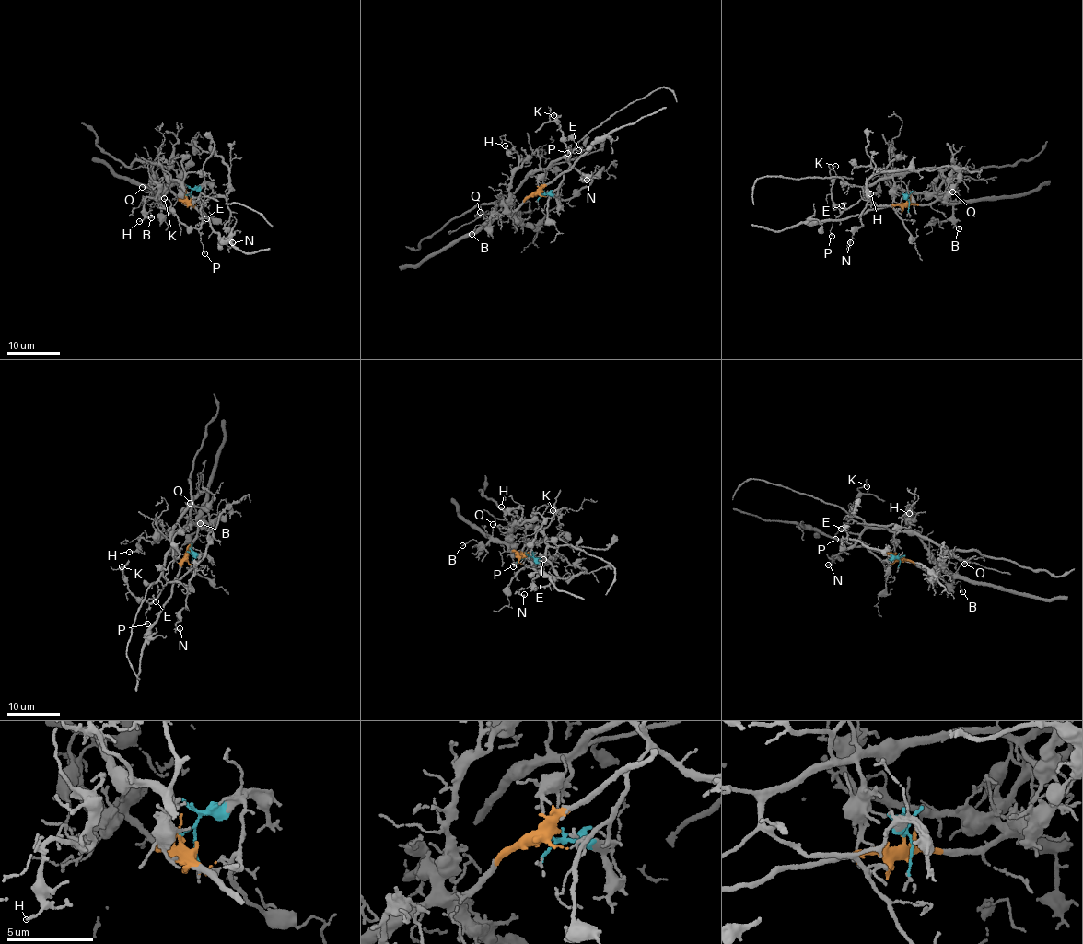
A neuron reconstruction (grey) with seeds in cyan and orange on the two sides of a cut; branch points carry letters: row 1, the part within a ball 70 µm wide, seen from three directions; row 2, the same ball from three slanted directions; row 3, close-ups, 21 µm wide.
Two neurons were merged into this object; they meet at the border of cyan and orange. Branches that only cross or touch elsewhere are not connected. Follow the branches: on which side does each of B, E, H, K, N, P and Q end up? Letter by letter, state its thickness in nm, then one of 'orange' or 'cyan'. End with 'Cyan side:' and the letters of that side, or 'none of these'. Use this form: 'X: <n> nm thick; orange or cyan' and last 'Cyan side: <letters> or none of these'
B: 110 nm thick; orange
E: 60 nm thick; cyan
H: 90 nm thick; orange
K: 130 nm thick; cyan
N: 120 nm thick; cyan
P: 130 nm thick; cyan
Q: 100 nm thick; orange
Cyan side: E, K, N, P

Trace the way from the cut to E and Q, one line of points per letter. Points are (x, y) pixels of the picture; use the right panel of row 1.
E: (906, 199), (903, 196), (899, 203), (891, 205), (874, 204), (862, 198), (845, 208), (843, 204)
Q: (906, 199), (916, 204), (938, 198), (950, 202), (953, 192)

